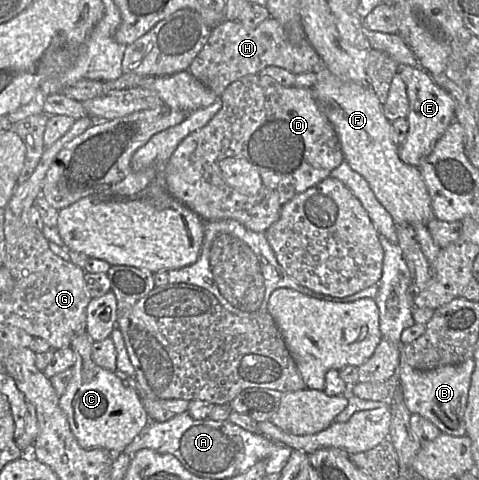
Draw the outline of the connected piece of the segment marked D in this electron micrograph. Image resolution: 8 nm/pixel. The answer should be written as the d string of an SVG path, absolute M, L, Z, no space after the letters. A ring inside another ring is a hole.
M252 74L231 83L218 99L222 102L218 113L204 127L188 135L165 165L166 188L204 221L232 219L254 232L265 233L278 221L287 202L331 177L331 172L345 161L339 138L319 107L313 88L285 87L270 77ZM233 157L245 159L259 172L262 186L254 196L245 195L226 183L221 163Z

